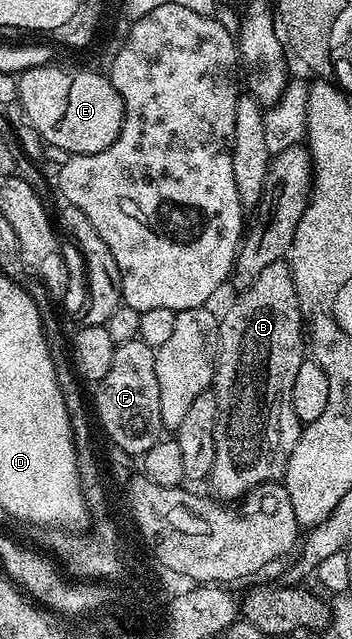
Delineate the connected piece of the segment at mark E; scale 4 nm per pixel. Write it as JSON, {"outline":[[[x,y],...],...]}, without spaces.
{"outline":[[[57,66],[27,69],[18,76],[20,85],[19,107],[24,109],[34,130],[38,130],[45,145],[61,148],[64,154],[101,152],[118,138],[124,121],[124,103],[111,79],[100,72],[63,72]]]}

